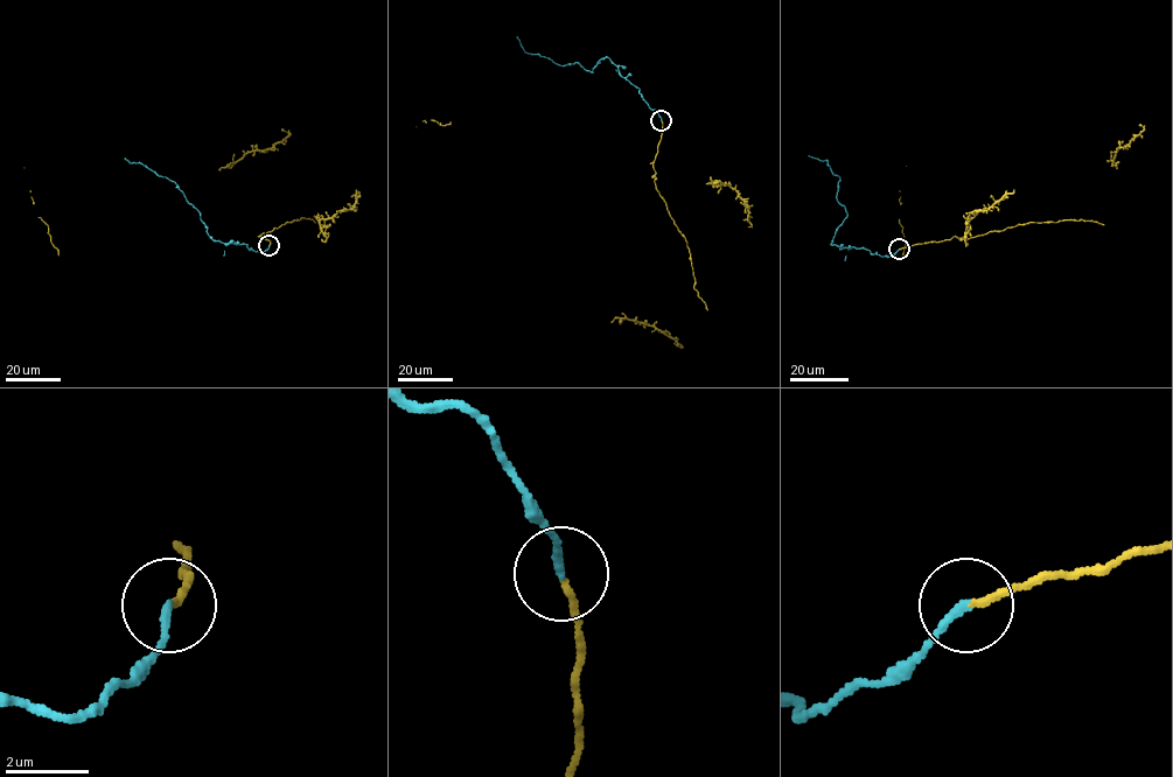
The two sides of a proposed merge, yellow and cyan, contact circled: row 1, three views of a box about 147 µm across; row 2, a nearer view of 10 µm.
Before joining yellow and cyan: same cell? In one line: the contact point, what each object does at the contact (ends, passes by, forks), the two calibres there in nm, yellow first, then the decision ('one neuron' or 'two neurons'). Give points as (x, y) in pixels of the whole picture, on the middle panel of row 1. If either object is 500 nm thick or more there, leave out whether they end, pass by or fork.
place (661, 120); yellow ends; cyan ends; calibres 150 and 200 nm; one neuron

